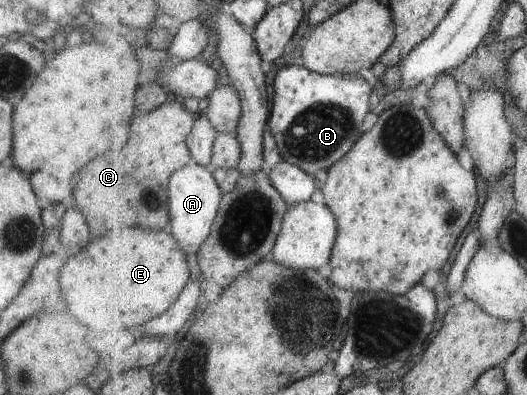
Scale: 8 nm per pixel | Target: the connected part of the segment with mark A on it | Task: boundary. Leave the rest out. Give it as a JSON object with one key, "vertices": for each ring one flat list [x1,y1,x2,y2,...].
{"vertices":[[194,163,176,170,171,175,169,179,170,232,187,254,197,254,210,237,223,202,223,194,212,167]]}

